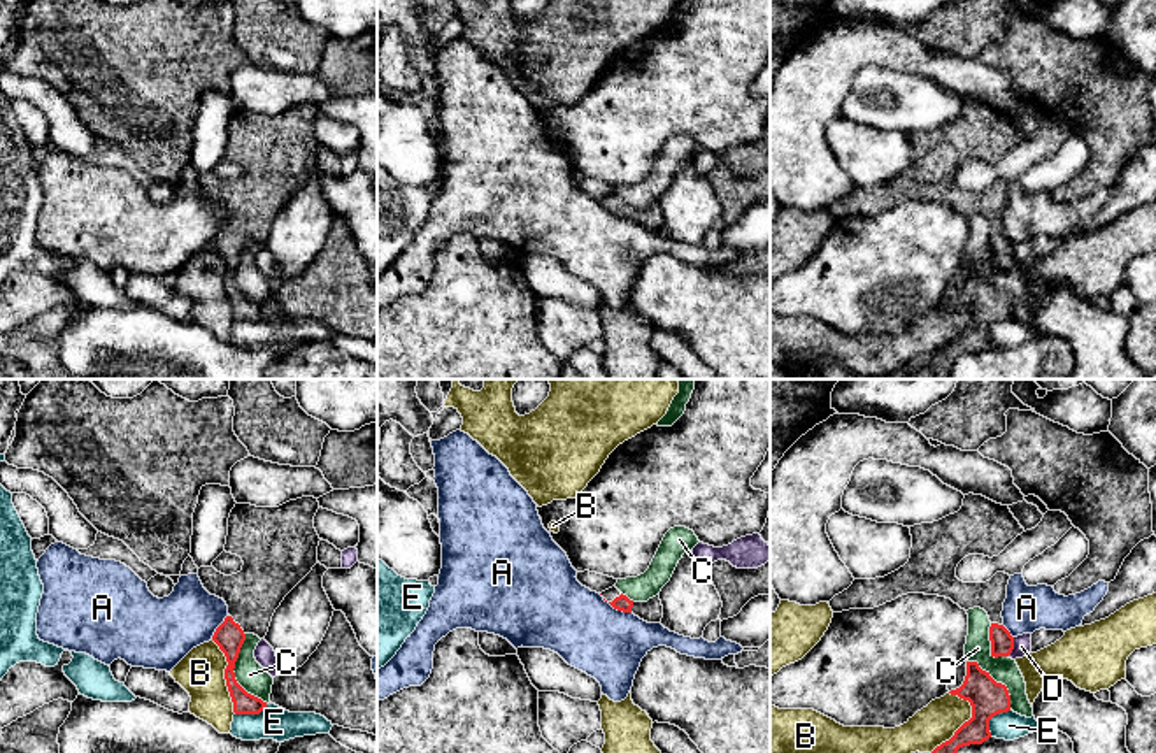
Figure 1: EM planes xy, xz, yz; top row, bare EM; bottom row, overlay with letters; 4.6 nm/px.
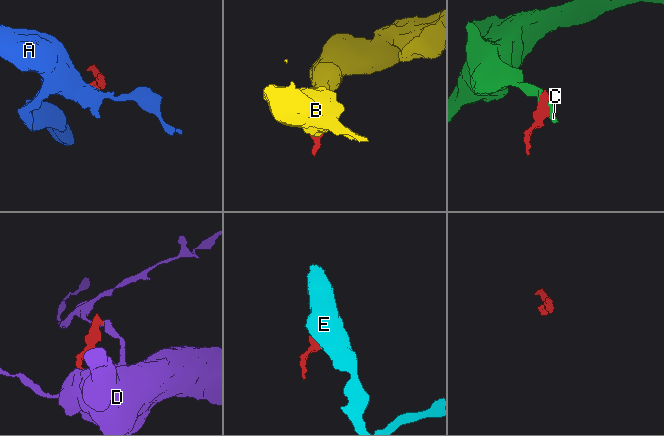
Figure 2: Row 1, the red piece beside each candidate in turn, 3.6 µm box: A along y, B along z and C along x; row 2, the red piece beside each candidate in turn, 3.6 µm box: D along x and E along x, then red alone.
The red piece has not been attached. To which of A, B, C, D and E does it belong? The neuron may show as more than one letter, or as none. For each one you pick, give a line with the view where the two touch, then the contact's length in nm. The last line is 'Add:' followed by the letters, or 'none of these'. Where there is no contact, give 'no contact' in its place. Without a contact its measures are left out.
Add: none of these

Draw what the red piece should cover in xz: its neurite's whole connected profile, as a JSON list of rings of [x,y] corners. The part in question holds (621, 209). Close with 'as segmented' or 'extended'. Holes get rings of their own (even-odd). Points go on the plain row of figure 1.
[[[616,193],[602,198],[600,202],[614,216],[623,219],[633,219],[635,223],[647,230],[660,230],[663,225],[663,212],[660,202],[649,205],[647,209],[633,209],[626,202],[623,202]]]; extended

